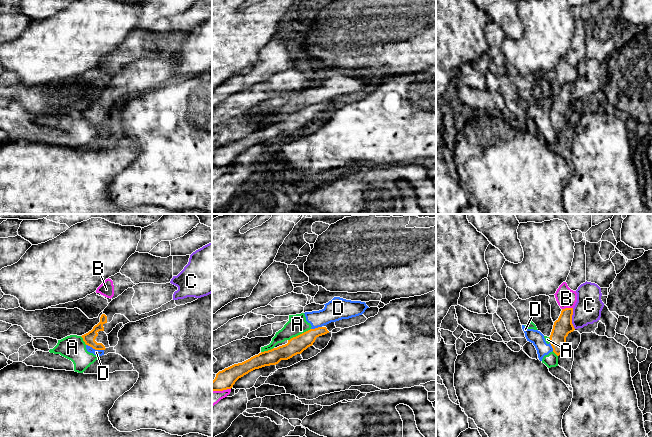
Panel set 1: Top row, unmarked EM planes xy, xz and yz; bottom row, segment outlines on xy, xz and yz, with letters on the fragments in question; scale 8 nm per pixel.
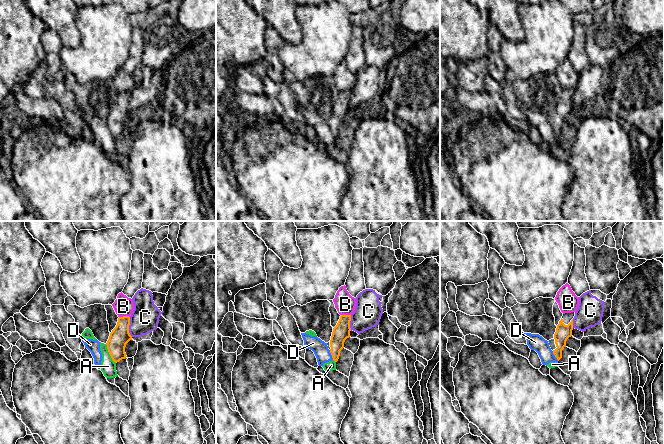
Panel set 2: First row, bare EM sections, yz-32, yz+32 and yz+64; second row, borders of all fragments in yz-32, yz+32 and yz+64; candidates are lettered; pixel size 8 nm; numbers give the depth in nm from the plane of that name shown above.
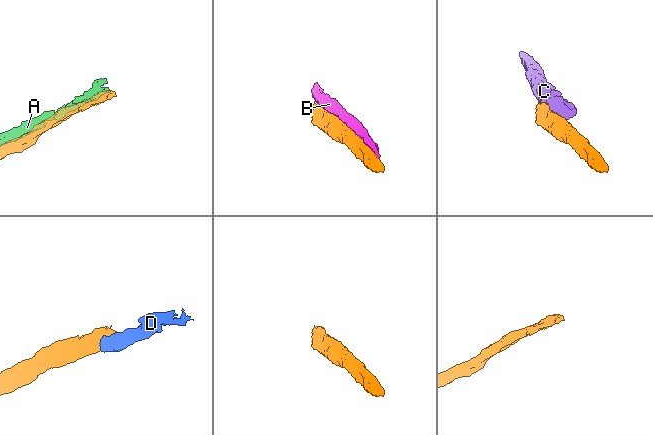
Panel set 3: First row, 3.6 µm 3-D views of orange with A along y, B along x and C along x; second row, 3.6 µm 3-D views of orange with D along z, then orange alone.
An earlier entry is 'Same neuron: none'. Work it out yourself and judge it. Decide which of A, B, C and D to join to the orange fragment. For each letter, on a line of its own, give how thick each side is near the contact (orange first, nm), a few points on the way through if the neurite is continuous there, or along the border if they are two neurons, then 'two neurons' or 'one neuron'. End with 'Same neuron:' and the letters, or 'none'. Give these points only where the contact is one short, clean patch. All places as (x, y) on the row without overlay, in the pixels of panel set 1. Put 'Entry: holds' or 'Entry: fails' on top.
Entry: holds
A: 140 nm thick on the orange side, 160 nm on the other; two neurons
B: 150 nm thick on the orange side, 160 nm on the other; two neurons
C: 150 nm thick on the orange side, 220 nm on the other; two neurons
D: 100 nm thick on the orange side, 50 nm on the other; border along xy (86, 120), (95, 125), (103, 126); two neurons
Same neuron: none

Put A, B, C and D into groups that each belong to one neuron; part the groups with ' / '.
A D / B / C

